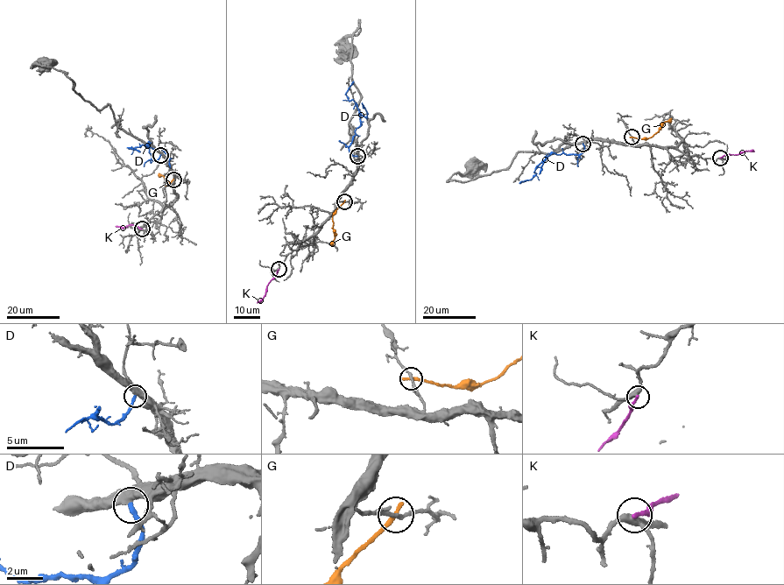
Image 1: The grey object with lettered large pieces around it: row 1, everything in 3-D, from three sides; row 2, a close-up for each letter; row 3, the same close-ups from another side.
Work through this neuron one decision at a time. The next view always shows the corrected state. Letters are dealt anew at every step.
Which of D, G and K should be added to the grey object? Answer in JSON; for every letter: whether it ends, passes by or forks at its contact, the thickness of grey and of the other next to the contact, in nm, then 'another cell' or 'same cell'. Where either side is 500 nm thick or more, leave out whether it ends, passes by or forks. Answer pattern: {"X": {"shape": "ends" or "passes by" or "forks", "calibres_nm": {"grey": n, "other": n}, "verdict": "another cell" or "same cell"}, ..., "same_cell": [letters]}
{"D": {"calibres_nm": {"grey": 500, "other": 260}, "verdict": "same cell"}, "G": {"shape": "ends", "calibres_nm": {"grey": 200, "other": 280}, "verdict": "another cell"}, "K": {"shape": "ends", "calibres_nm": {"grey": 340, "other": 180}, "verdict": "another cell"}, "same_cell": ["D"]}

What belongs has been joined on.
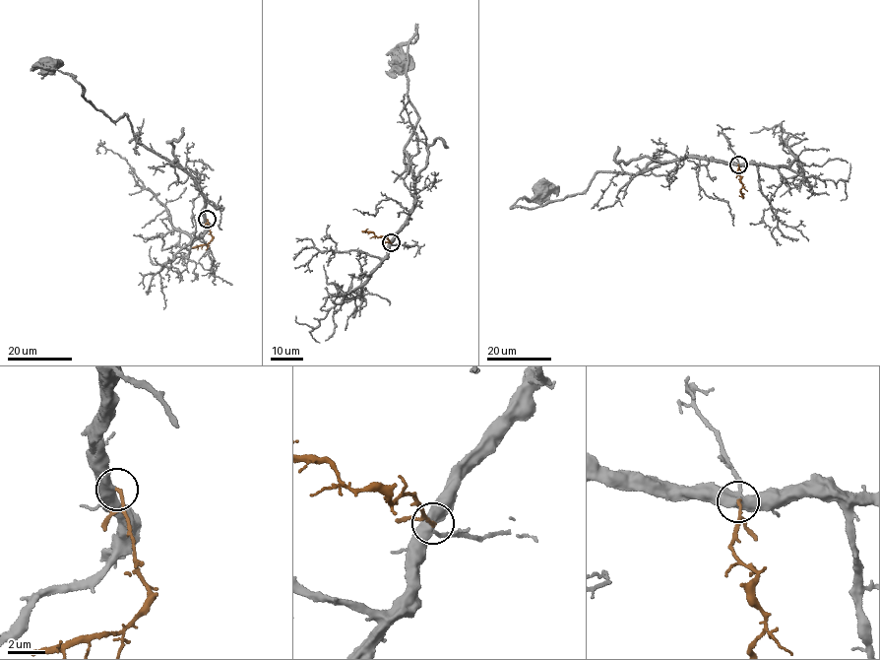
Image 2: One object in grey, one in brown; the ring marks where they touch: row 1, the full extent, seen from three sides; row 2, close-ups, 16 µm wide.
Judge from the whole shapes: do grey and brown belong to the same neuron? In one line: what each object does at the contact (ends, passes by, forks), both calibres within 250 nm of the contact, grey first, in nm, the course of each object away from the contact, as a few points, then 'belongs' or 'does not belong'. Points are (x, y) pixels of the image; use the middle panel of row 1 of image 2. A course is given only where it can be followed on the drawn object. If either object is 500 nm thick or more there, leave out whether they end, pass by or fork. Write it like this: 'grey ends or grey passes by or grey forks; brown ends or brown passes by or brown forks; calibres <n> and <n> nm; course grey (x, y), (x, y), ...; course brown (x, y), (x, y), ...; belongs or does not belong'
grey passes by; brown ends; calibres 480 and 170 nm; course grey (391, 243), (413, 204), (405, 150), (418, 116), (408, 95), (415, 26), (403, 59); course brown (391, 243), (387, 237), (383, 239), (373, 232), (362, 230); belongs

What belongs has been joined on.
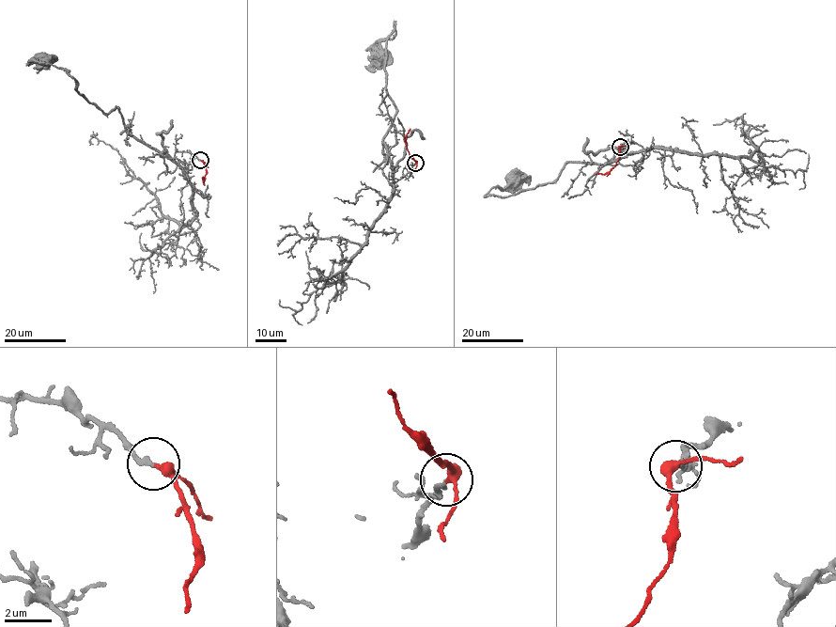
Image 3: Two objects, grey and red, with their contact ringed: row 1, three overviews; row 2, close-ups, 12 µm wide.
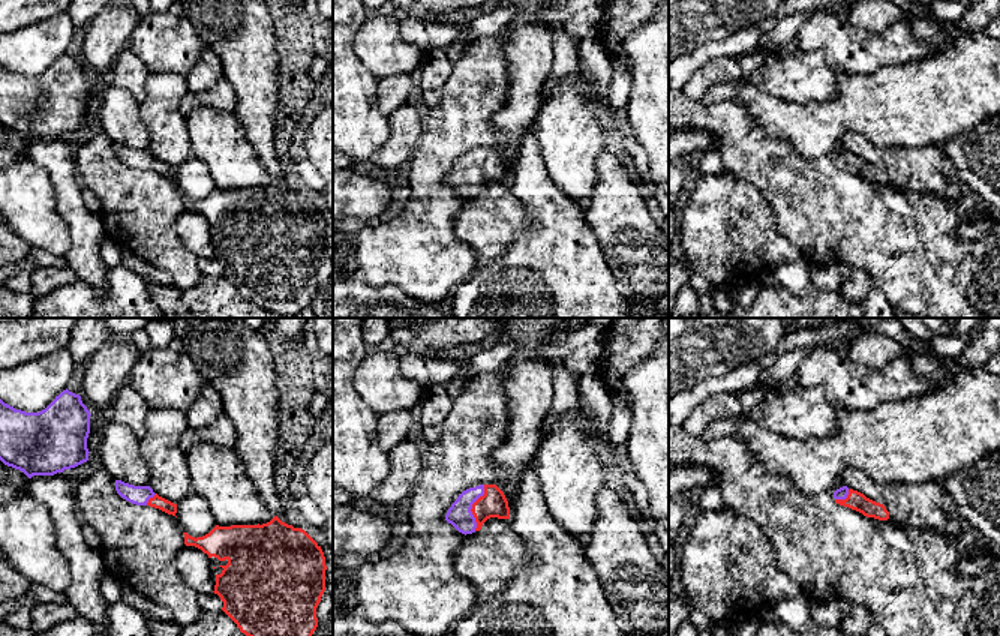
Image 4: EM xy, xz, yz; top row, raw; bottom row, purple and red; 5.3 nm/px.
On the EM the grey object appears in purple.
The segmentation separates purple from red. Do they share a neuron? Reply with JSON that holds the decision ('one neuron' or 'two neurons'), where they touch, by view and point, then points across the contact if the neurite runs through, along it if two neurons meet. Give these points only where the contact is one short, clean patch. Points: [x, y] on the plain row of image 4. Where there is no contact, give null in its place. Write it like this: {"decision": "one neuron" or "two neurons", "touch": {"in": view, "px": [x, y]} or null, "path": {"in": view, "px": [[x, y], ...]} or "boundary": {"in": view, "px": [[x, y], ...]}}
{"decision": "one neuron", "touch": {"in": "xz", "px": [471, 171]}, "path": {"in": "xz", "px": [[459, 179], [464, 179], [471, 171], [492, 168]]}}

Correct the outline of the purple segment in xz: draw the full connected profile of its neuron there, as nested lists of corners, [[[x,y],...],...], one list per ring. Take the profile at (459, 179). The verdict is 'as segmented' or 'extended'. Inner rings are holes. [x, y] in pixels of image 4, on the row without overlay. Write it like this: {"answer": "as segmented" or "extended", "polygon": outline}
{"answer": "extended", "polygon": [[[496,148],[463,154],[445,178],[445,184],[465,200],[480,195],[490,182],[510,183],[508,165]]]}

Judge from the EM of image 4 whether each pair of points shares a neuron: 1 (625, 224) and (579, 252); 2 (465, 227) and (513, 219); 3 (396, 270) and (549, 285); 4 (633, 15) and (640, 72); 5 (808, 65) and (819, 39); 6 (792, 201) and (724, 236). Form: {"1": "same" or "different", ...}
{"1": "different", "2": "same", "3": "different", "4": "different", "5": "different", "6": "different"}

